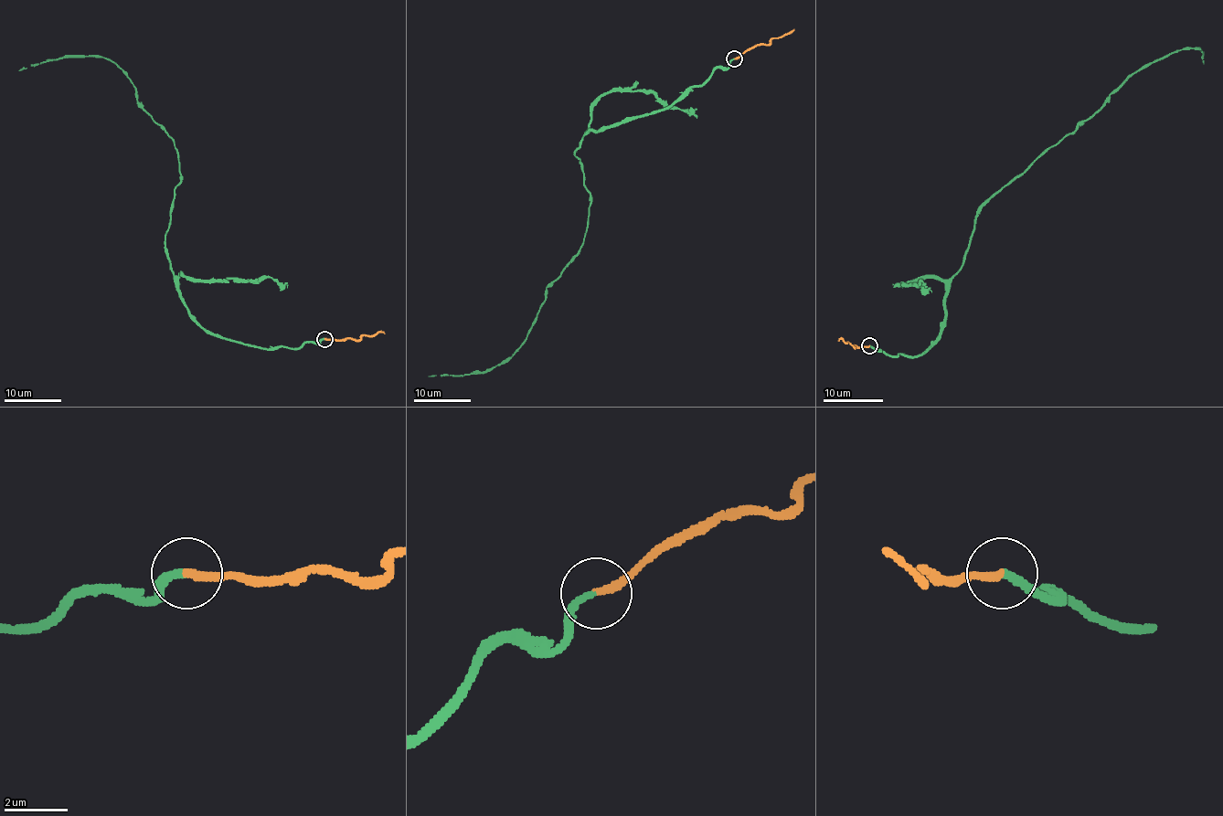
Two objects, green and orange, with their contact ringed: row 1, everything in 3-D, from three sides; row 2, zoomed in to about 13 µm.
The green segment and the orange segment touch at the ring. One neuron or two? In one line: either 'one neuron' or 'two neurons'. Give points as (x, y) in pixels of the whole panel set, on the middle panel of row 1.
one neuron

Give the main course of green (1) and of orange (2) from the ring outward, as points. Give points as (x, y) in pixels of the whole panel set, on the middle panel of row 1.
1: (735, 58), (664, 108), (588, 131), (575, 155), (590, 194), (585, 238), (526, 342), (484, 371), (429, 376)
2: (735, 58), (739, 58), (748, 50), (767, 44), (773, 38), (782, 37), (794, 28)

